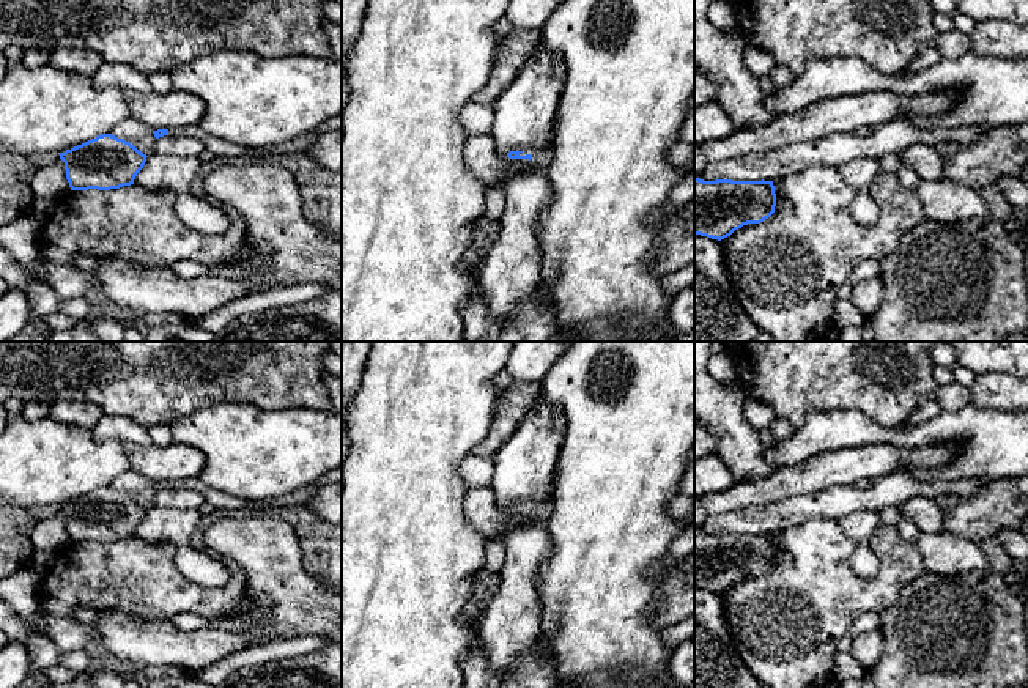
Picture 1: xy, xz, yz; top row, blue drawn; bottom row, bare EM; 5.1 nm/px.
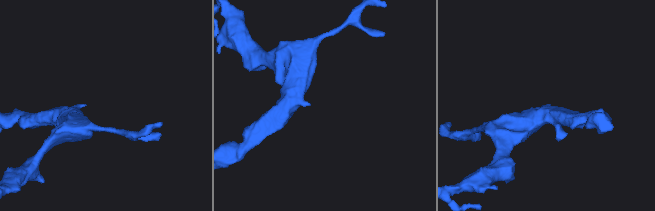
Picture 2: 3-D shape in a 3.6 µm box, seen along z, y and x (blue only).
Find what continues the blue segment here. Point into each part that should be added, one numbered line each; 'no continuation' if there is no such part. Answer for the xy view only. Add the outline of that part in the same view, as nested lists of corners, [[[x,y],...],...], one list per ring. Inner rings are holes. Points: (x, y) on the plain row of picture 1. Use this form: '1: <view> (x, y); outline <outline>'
1: xy (225, 503); outline [[[197,477],[168,482],[167,488],[194,488],[205,498],[206,502],[222,513],[263,513],[266,509],[271,509],[260,505],[257,501],[235,498],[231,494],[208,488]]]

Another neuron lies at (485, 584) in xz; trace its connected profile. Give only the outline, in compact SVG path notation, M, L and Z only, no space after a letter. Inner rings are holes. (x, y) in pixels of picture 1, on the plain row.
M482 567L474 576L474 598L463 612L463 623L471 633L471 647L461 660L463 688L553 688L554 666L538 636L532 647L520 655L520 661L505 672L493 672L486 666L486 653L479 641L479 628L491 598L499 589L499 576Z

